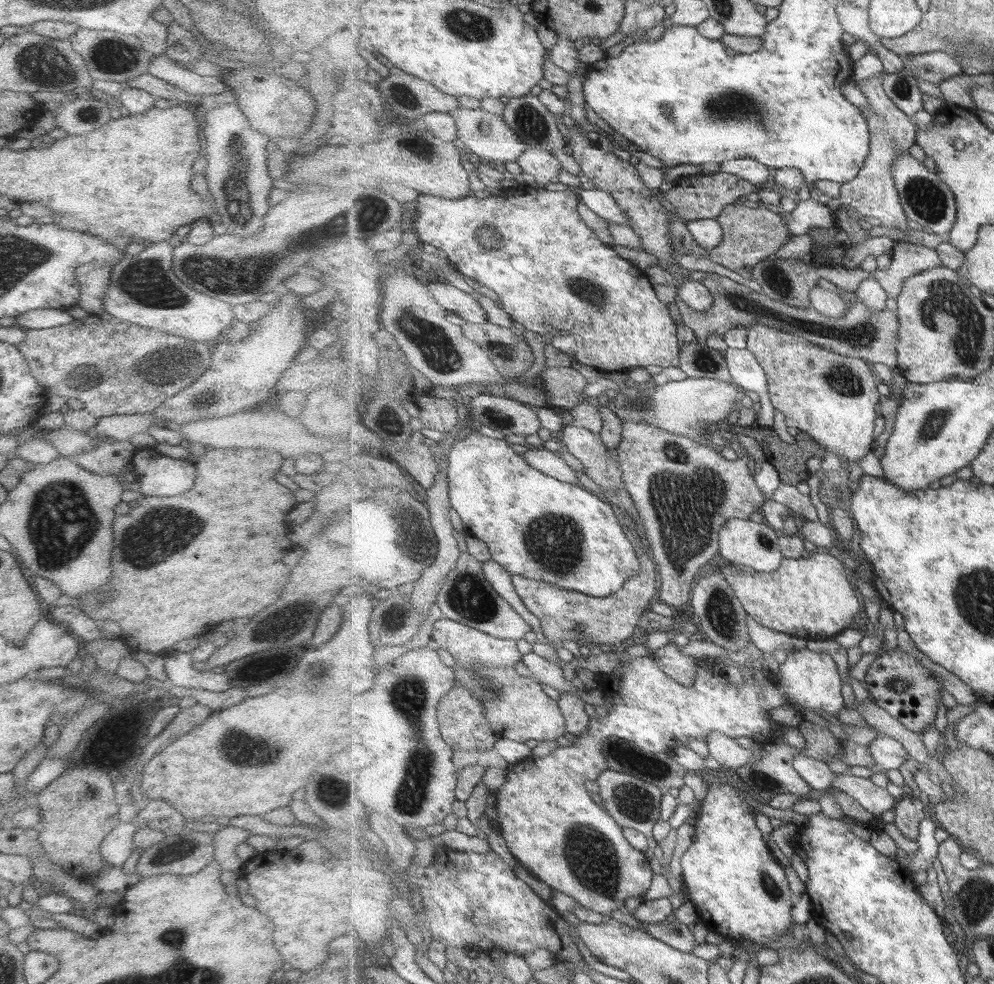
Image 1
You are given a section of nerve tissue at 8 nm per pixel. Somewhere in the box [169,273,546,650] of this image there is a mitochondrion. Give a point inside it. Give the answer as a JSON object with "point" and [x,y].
{"point":[468,596]}

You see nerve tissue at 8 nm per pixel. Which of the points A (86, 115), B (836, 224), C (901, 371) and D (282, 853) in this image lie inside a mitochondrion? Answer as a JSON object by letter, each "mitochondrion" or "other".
{"A":"mitochondrion","B":"other","C":"other","D":"other"}

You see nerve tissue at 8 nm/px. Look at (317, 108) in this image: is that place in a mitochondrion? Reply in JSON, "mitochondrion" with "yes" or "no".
{"mitochondrion":"no"}

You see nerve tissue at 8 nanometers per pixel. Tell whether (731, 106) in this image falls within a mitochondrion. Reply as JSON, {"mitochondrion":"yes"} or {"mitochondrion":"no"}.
{"mitochondrion":"yes"}

